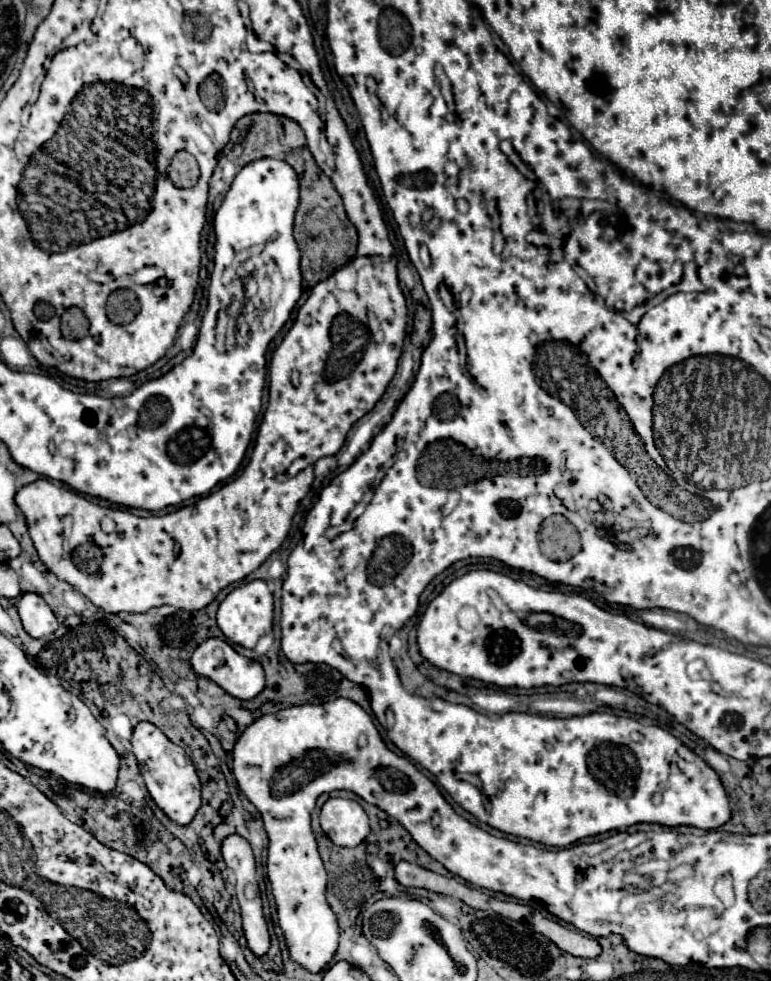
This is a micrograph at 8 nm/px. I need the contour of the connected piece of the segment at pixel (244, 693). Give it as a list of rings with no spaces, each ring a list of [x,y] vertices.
[[[206,639],[192,655],[192,667],[198,675],[212,679],[222,689],[226,689],[236,699],[254,699],[266,685],[264,669],[258,661],[238,655],[226,641],[222,639]]]

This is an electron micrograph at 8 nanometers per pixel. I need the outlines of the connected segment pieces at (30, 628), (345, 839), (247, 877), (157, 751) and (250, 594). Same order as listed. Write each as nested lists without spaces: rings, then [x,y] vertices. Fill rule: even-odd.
[[[22,593],[18,603],[22,625],[30,637],[42,637],[58,629],[58,621],[48,603],[36,593]]]
[[[328,799],[320,813],[322,831],[340,847],[356,847],[370,833],[368,815],[352,799]]]
[[[230,835],[222,843],[222,855],[224,855],[226,865],[236,875],[236,895],[238,895],[238,903],[242,909],[242,925],[244,925],[244,935],[246,935],[248,947],[254,955],[264,955],[270,947],[270,933],[268,933],[268,923],[262,913],[262,899],[260,899],[258,881],[256,881],[256,861],[254,861],[254,853],[250,849],[250,843],[240,835]]]
[[[142,721],[134,727],[130,743],[132,753],[138,759],[146,789],[154,803],[178,825],[188,825],[201,805],[202,784],[186,751],[180,745],[172,743],[156,725],[148,721]]]
[[[254,579],[250,583],[244,583],[244,585],[238,585],[236,589],[232,589],[226,595],[226,599],[220,603],[220,609],[216,615],[218,627],[222,629],[226,639],[232,643],[238,643],[242,647],[248,647],[248,649],[254,649],[258,639],[272,631],[273,617],[274,599],[272,599],[272,593],[270,593],[266,581],[262,581],[262,579]]]

